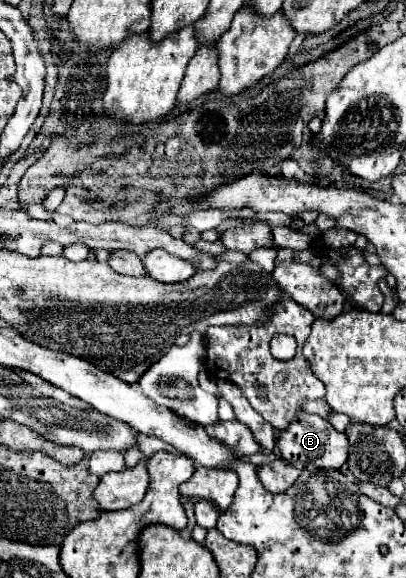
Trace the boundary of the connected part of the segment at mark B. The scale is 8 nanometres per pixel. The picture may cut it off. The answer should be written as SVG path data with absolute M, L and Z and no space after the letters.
M300 411L290 425L280 431L276 437L276 451L280 453L282 459L286 459L292 465L314 465L314 467L324 467L324 469L340 469L346 463L348 457L348 439L344 433L338 433L326 419L320 415L310 415Z

